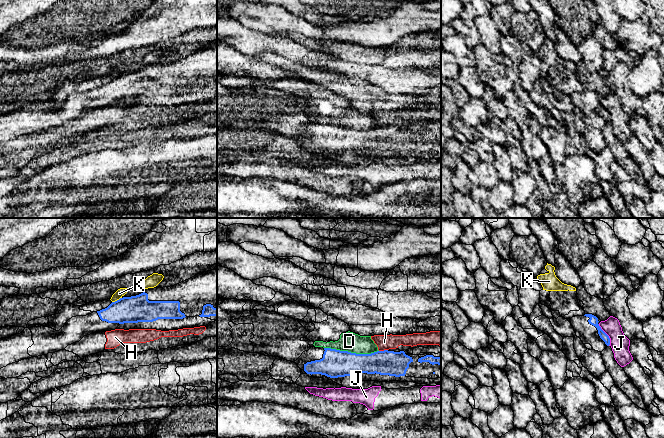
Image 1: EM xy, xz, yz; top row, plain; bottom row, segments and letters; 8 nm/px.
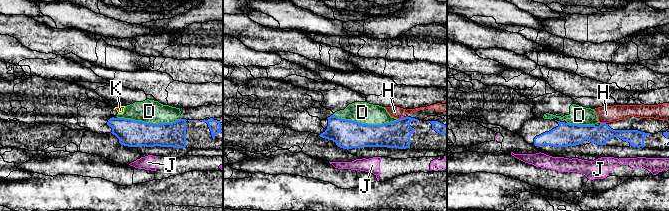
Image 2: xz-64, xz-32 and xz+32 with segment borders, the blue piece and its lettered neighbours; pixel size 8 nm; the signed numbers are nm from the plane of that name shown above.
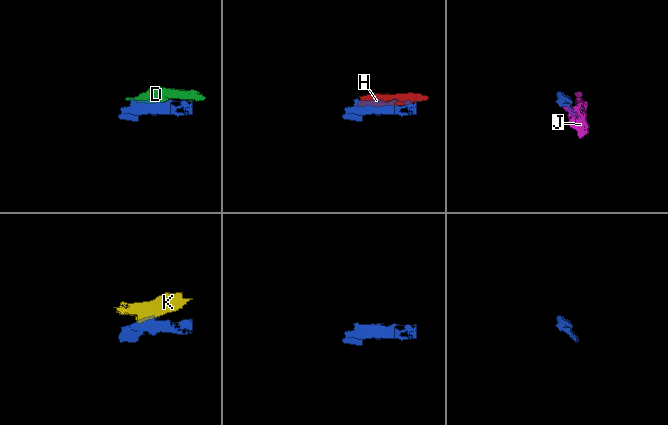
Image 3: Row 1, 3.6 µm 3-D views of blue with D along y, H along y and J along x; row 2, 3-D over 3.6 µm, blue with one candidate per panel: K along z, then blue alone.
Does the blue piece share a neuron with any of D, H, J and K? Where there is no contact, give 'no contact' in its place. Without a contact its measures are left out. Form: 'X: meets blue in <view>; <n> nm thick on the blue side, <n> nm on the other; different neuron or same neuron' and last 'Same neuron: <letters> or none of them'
D: meets blue in xz; 220 nm thick on the blue side, 160 nm on the other; different neuron
H: meets blue in xz; 200 nm thick on the blue side, 130 nm on the other; different neuron
J: meets blue in yz; 70 nm thick on the blue side, 150 nm on the other; different neuron
K: meets blue in xy; 220 nm thick on the blue side, 70 nm on the other; different neuron
Same neuron: none of them

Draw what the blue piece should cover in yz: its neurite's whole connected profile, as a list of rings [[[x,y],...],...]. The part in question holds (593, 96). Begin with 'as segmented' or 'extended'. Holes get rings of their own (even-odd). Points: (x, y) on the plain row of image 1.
extended | [[[592,90],[574,92],[570,95],[570,98],[576,112],[581,115],[583,120],[590,120],[592,126],[602,128],[610,121],[610,114],[599,102],[596,92]]]

